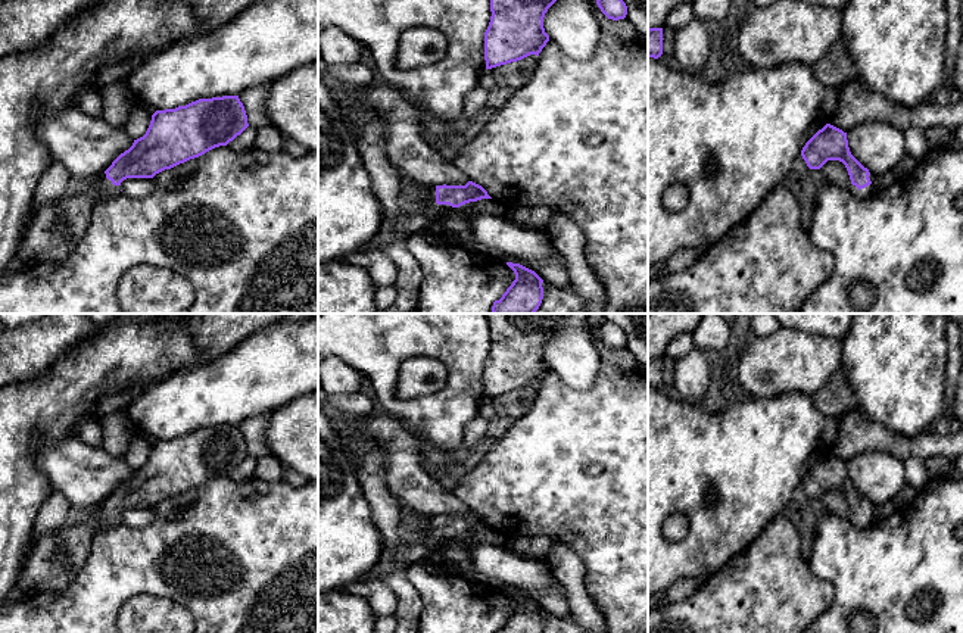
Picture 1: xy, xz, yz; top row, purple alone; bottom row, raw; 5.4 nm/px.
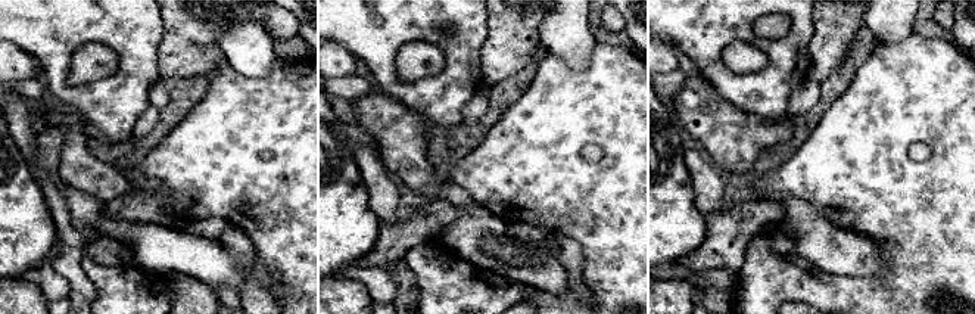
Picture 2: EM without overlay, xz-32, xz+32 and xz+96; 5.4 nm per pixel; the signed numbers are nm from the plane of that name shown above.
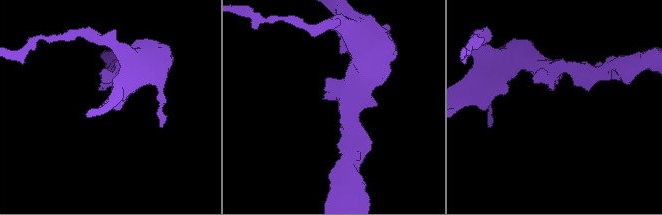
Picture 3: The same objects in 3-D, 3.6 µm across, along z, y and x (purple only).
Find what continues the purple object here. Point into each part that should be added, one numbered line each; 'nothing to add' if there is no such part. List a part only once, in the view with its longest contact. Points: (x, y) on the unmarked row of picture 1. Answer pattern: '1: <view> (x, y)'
1: xz (418, 545)

